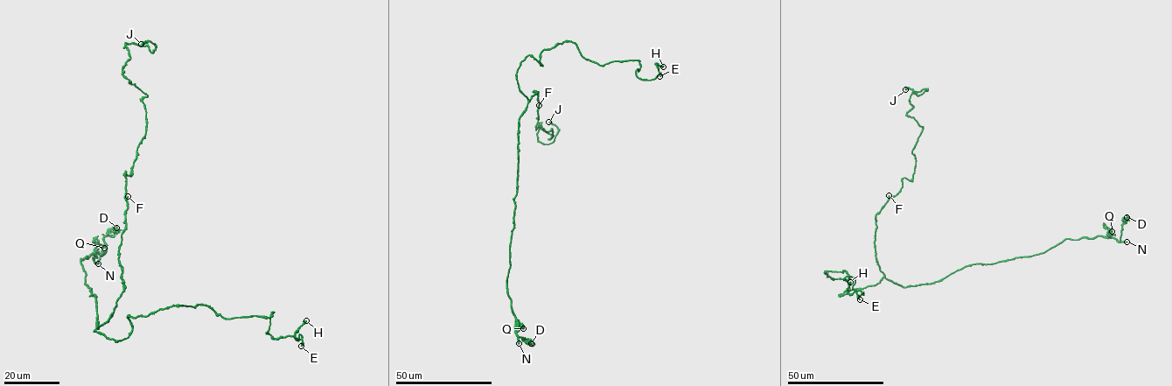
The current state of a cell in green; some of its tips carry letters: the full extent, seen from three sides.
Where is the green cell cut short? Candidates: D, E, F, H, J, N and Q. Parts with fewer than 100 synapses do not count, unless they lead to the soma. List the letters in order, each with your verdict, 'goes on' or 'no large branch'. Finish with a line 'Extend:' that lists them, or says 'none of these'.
D: no large branch
E: no large branch
F: no large branch
H: no large branch
J: no large branch
N: goes on
Q: no large branch
Extend: N

